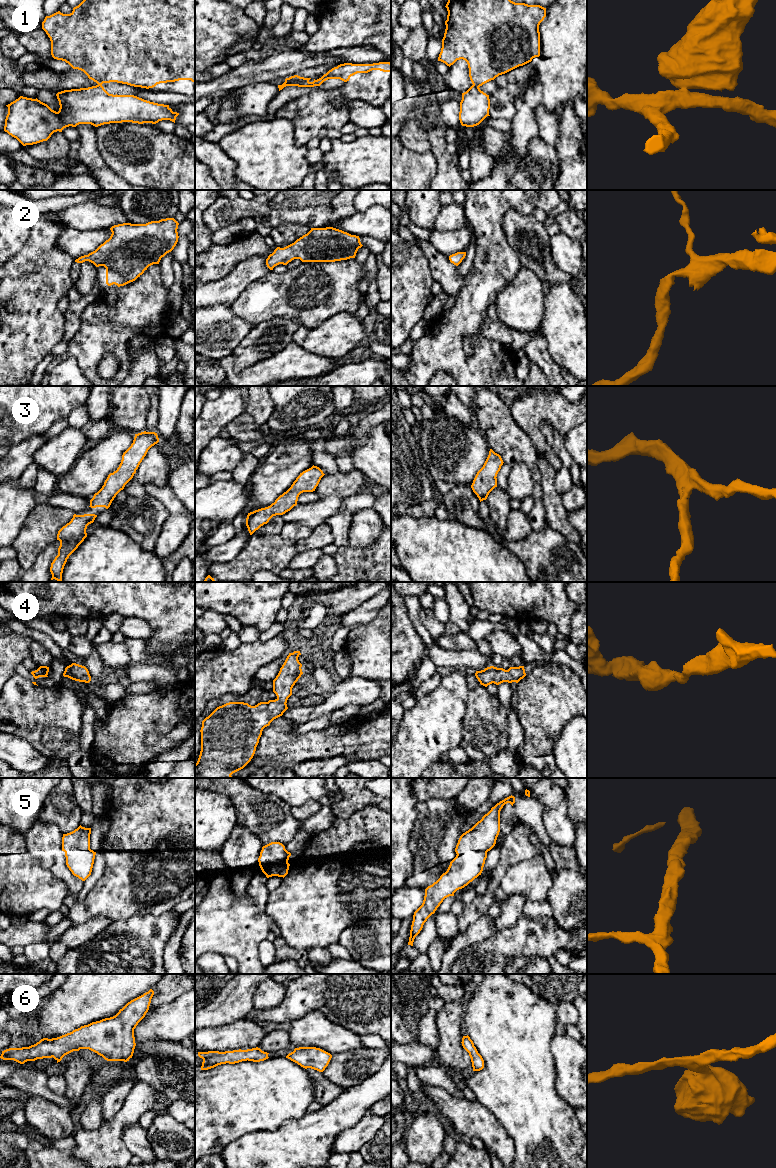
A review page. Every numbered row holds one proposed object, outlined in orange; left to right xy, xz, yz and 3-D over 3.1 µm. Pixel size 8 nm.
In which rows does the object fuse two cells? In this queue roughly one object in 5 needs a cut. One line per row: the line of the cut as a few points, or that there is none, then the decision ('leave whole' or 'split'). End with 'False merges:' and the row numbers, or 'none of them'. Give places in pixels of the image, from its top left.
1: cut in yz along (473, 84), (478, 88); split
2: no cut; leave whole
3: no cut; leave whole
4: no cut; leave whole
5: no cut; leave whole
6: no cut; leave whole
False merges: 1

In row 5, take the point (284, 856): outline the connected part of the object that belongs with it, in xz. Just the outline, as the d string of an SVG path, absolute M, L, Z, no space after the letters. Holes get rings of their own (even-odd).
M271 842L262 847L258 858L259 866L267 878L285 877L288 874L288 863L291 853L280 842Z

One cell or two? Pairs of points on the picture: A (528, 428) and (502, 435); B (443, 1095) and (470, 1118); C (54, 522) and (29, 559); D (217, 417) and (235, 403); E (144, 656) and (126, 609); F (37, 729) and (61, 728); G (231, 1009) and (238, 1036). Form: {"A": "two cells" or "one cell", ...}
{"A": "two cells", "B": "one cell", "C": "one cell", "D": "one cell", "E": "two cells", "F": "one cell", "G": "two cells"}

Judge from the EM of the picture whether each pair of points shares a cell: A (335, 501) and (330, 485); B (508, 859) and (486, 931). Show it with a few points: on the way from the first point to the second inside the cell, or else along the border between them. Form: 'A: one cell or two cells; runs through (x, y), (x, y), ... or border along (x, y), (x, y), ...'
A: two cells; border along (320, 497), (341, 496), (344, 498)
B: two cells; border along (485, 913), (466, 928)

